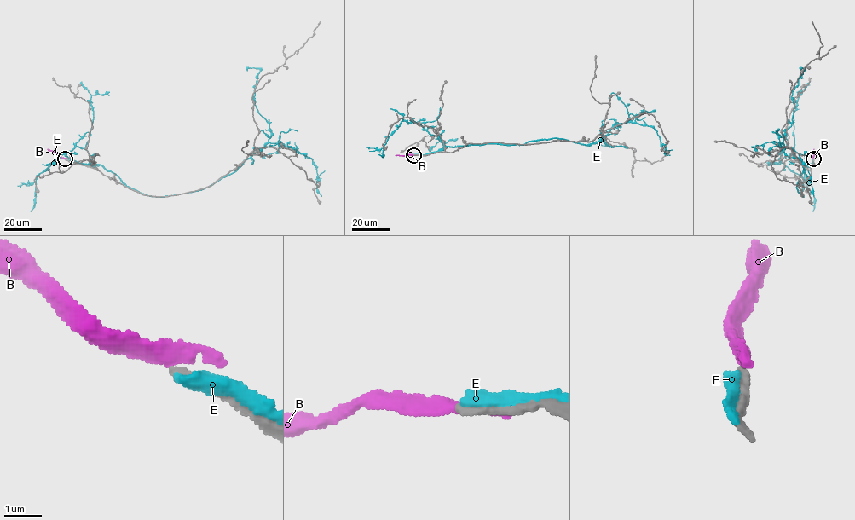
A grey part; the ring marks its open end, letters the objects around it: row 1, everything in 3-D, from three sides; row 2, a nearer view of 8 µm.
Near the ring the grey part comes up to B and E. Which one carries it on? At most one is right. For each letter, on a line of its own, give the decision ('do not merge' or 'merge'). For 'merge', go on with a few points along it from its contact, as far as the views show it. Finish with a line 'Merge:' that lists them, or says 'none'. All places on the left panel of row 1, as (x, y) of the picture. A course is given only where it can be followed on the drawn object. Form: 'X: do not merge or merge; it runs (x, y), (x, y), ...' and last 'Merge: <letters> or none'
B: do not merge
E: do not merge
Merge: none

